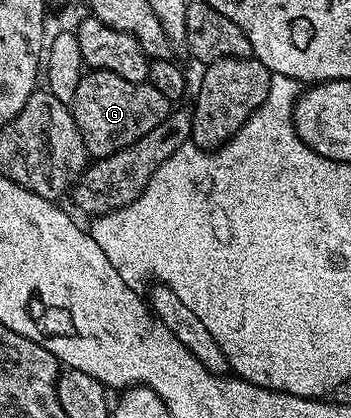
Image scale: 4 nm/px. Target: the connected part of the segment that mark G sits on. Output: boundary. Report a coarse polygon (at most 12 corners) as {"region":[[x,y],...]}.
{"region":[[88,69],[69,105],[96,159],[173,109],[148,81]]}

